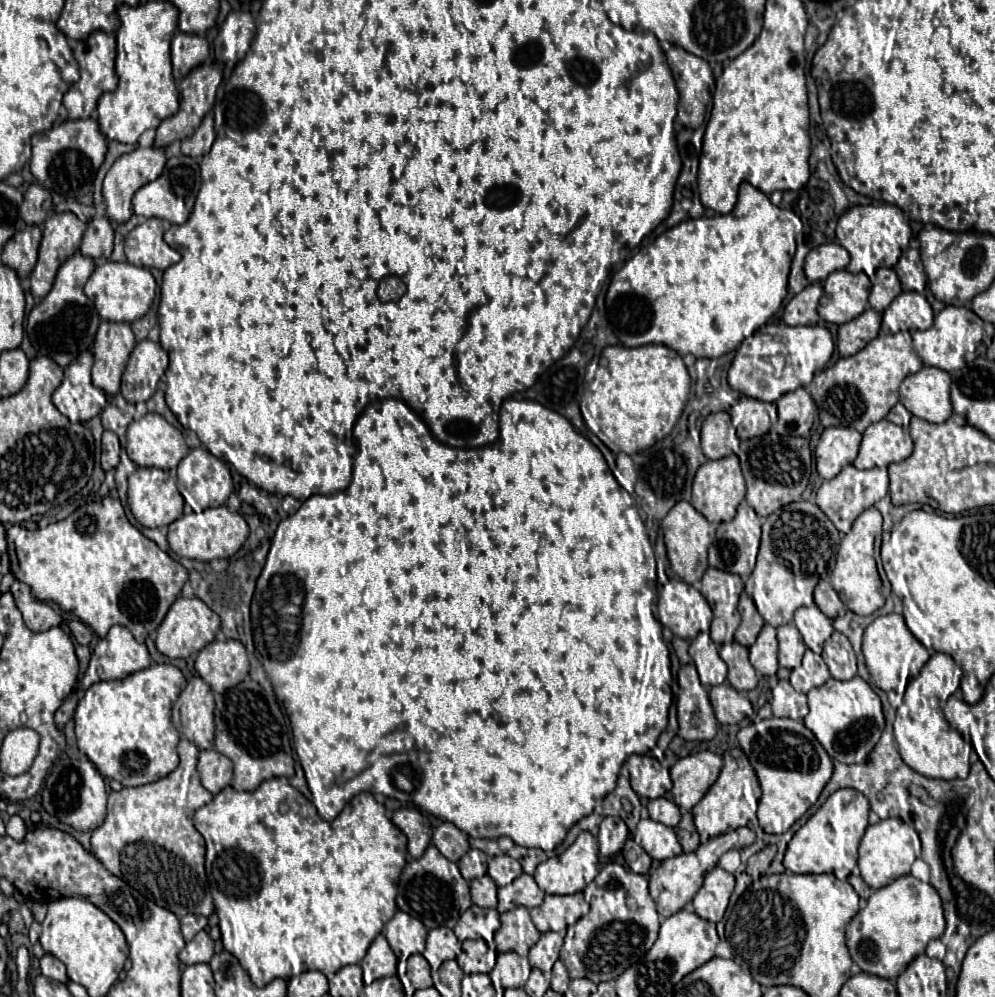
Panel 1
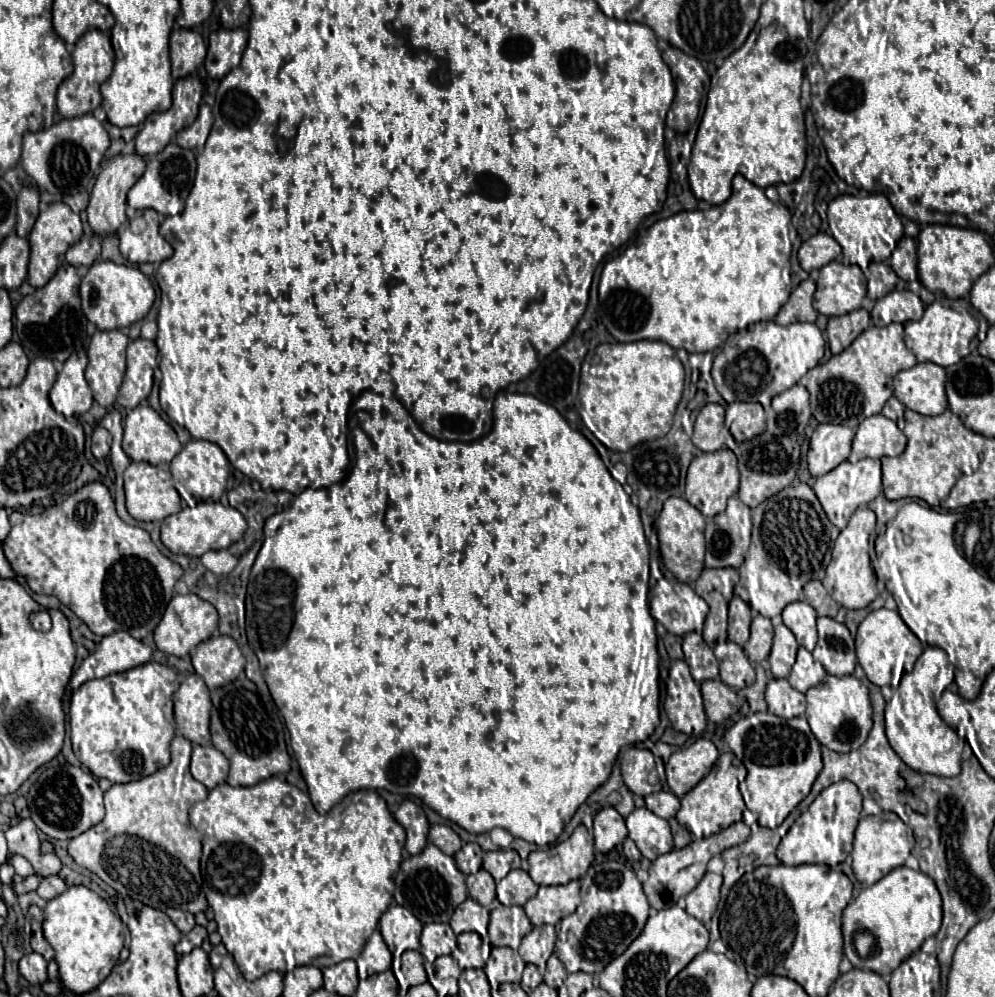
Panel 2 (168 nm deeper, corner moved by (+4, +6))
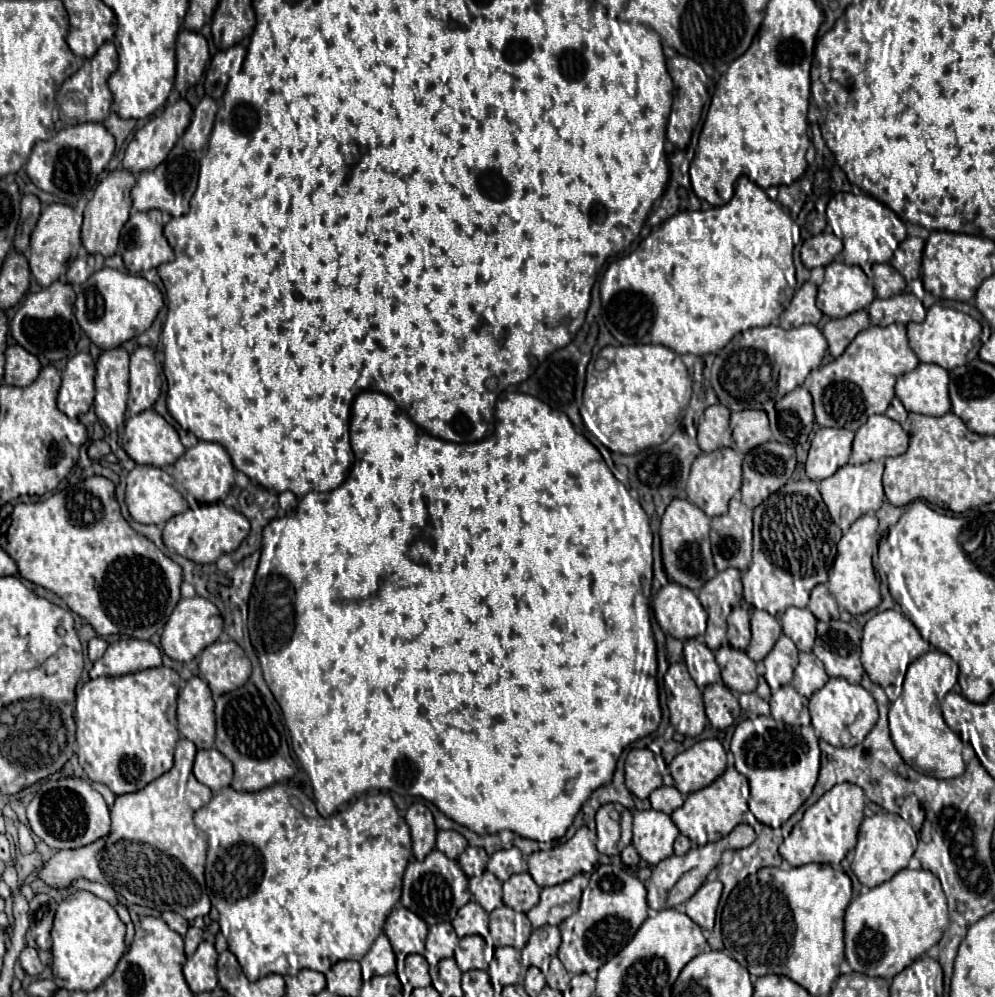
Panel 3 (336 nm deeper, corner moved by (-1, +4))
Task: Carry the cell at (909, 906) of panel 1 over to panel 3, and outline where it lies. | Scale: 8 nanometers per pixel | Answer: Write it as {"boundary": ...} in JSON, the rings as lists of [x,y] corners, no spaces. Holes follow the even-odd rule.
{"boundary":[[[900,870],[888,882],[864,890],[846,908],[846,960],[854,972],[892,980],[900,970],[940,942],[950,926],[940,880],[928,870]]]}

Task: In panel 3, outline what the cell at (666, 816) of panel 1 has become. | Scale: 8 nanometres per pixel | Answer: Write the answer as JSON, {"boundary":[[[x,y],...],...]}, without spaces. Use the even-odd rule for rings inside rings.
{"boundary":[[[660,786],[650,794],[650,804],[654,810],[672,814],[676,808],[684,804],[684,796],[674,786]]]}

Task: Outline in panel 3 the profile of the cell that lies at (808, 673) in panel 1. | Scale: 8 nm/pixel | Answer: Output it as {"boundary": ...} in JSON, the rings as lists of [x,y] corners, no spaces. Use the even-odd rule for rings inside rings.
{"boundary":[[[800,652],[800,664],[794,670],[792,686],[802,696],[812,696],[816,690],[820,690],[828,682],[828,674],[824,670],[824,664],[812,654],[812,652]]]}

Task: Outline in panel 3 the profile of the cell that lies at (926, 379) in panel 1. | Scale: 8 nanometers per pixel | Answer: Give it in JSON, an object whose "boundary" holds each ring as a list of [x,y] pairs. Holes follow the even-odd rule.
{"boundary":[[[918,364],[912,372],[906,372],[896,380],[896,398],[904,404],[908,412],[918,412],[926,416],[944,416],[946,412],[950,412],[948,372],[936,364]]]}

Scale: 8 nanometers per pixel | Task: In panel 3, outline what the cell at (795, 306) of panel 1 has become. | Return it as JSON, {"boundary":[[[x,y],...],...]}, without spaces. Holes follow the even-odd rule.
{"boundary":[[[806,282],[802,284],[790,306],[782,312],[780,316],[780,326],[782,328],[794,328],[794,326],[802,326],[802,324],[818,324],[818,320],[822,318],[822,312],[816,308],[816,284]]]}

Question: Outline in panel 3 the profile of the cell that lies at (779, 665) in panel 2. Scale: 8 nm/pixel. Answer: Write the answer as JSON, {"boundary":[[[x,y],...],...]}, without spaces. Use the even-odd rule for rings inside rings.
{"boundary":[[[780,636],[774,650],[764,658],[764,680],[776,692],[780,686],[790,684],[798,664],[798,648],[788,636]]]}

